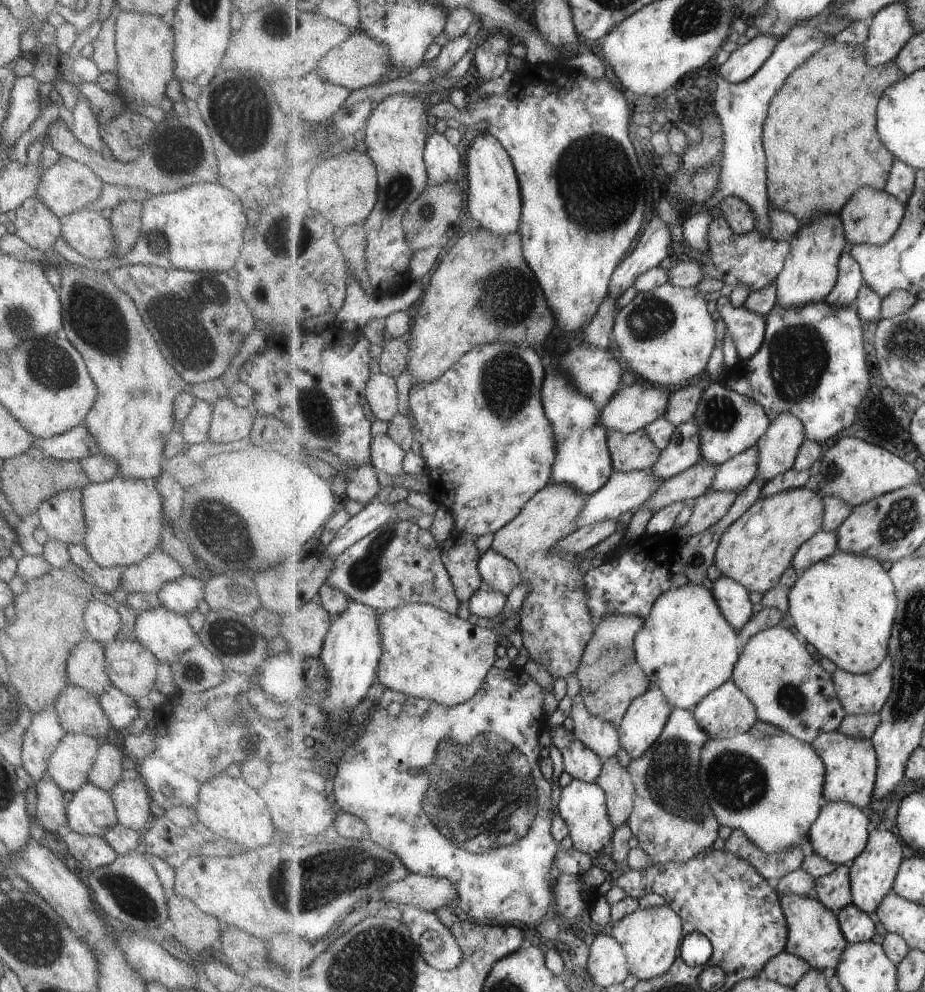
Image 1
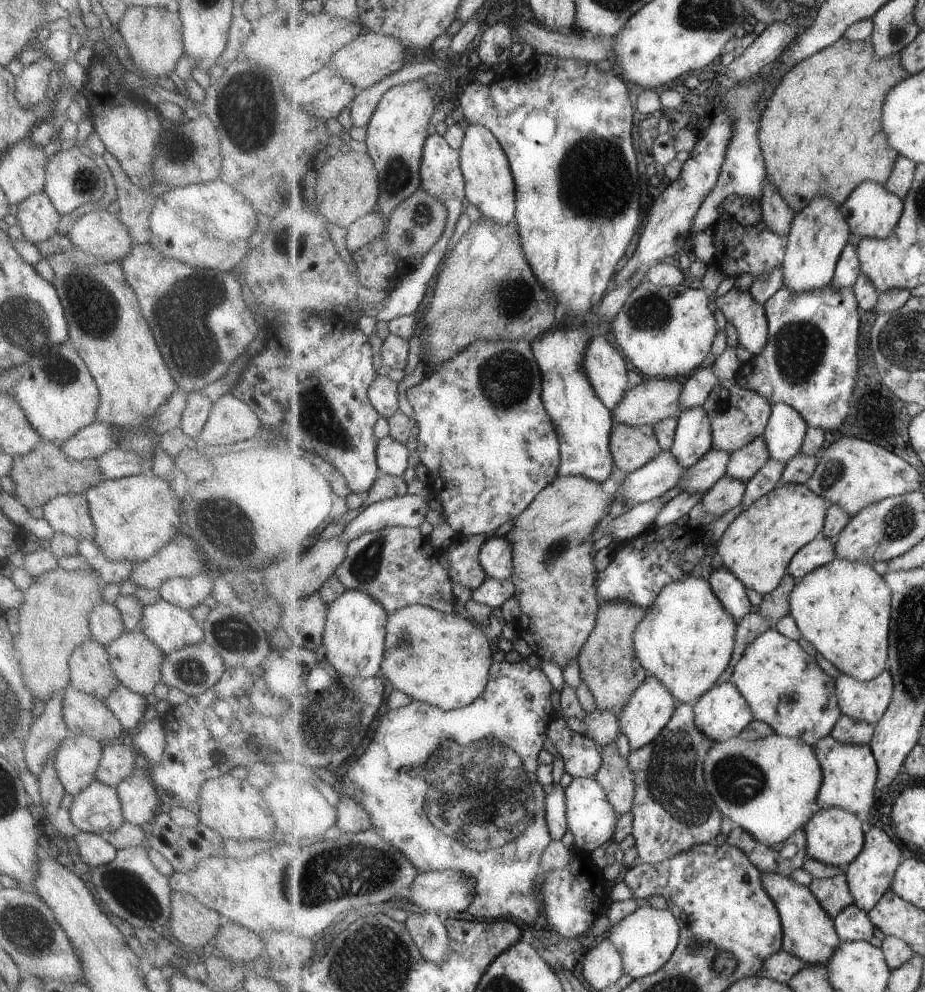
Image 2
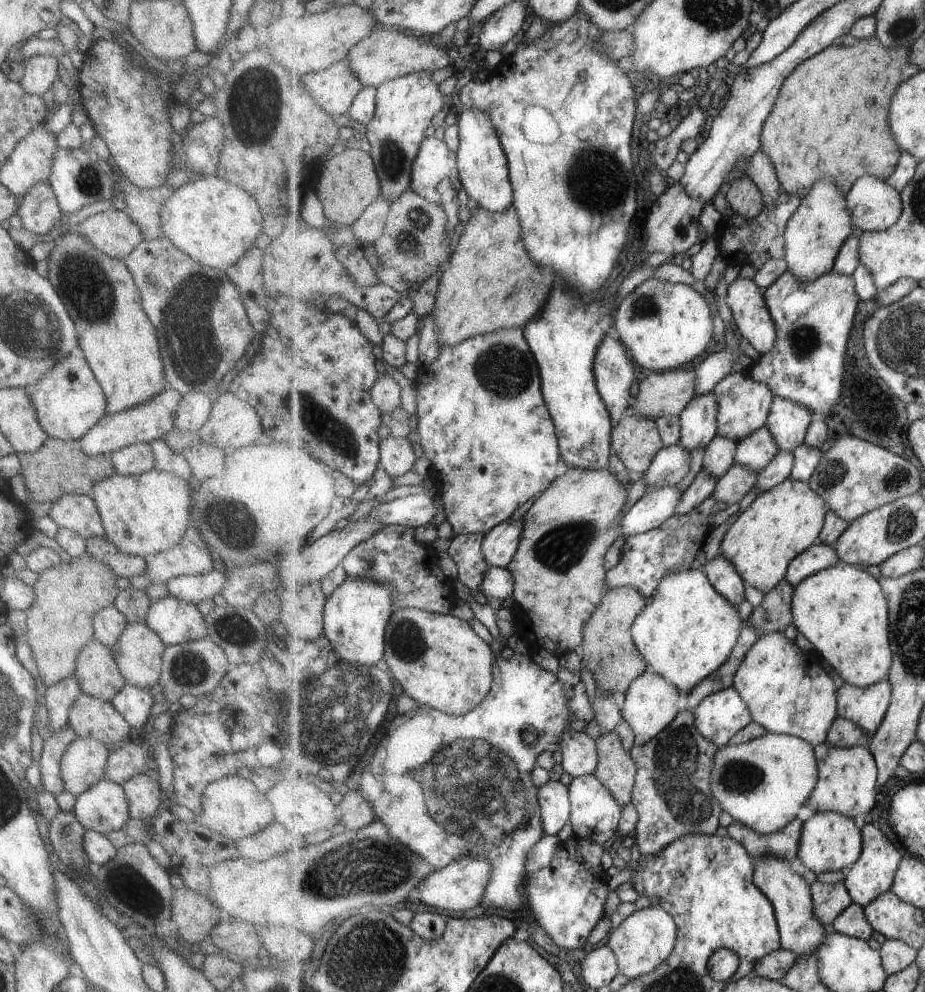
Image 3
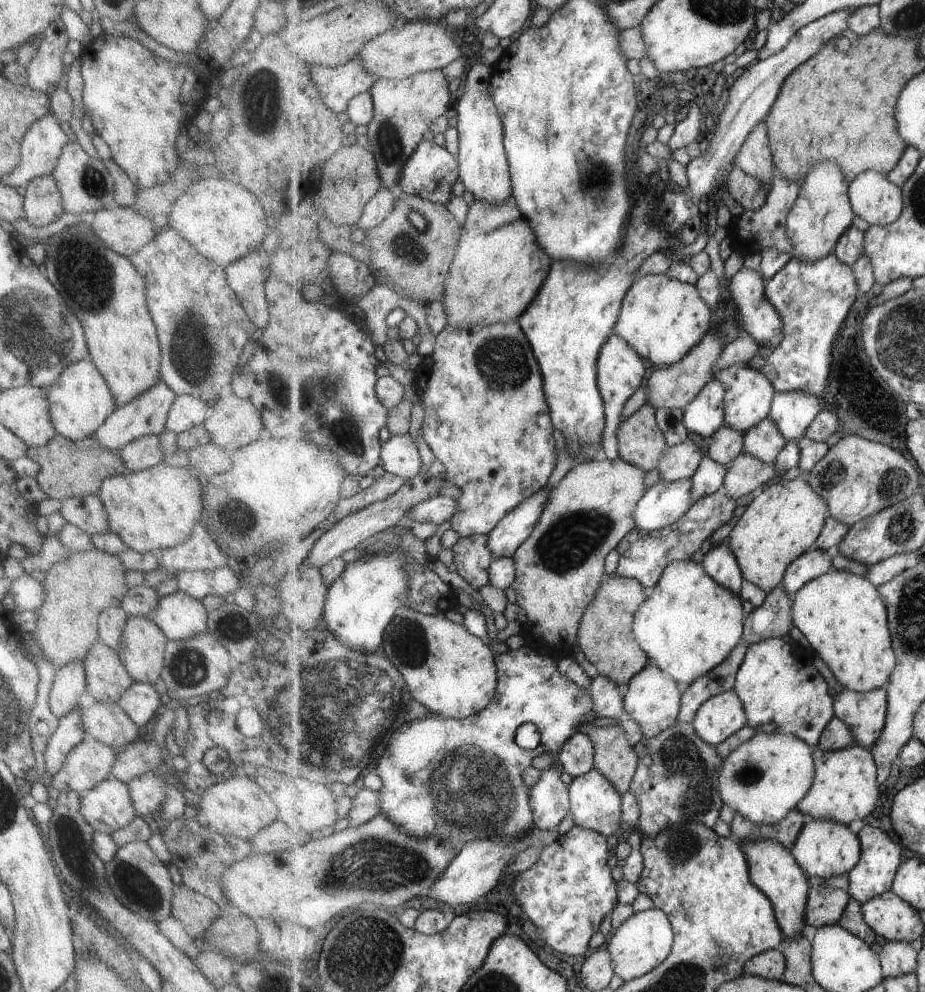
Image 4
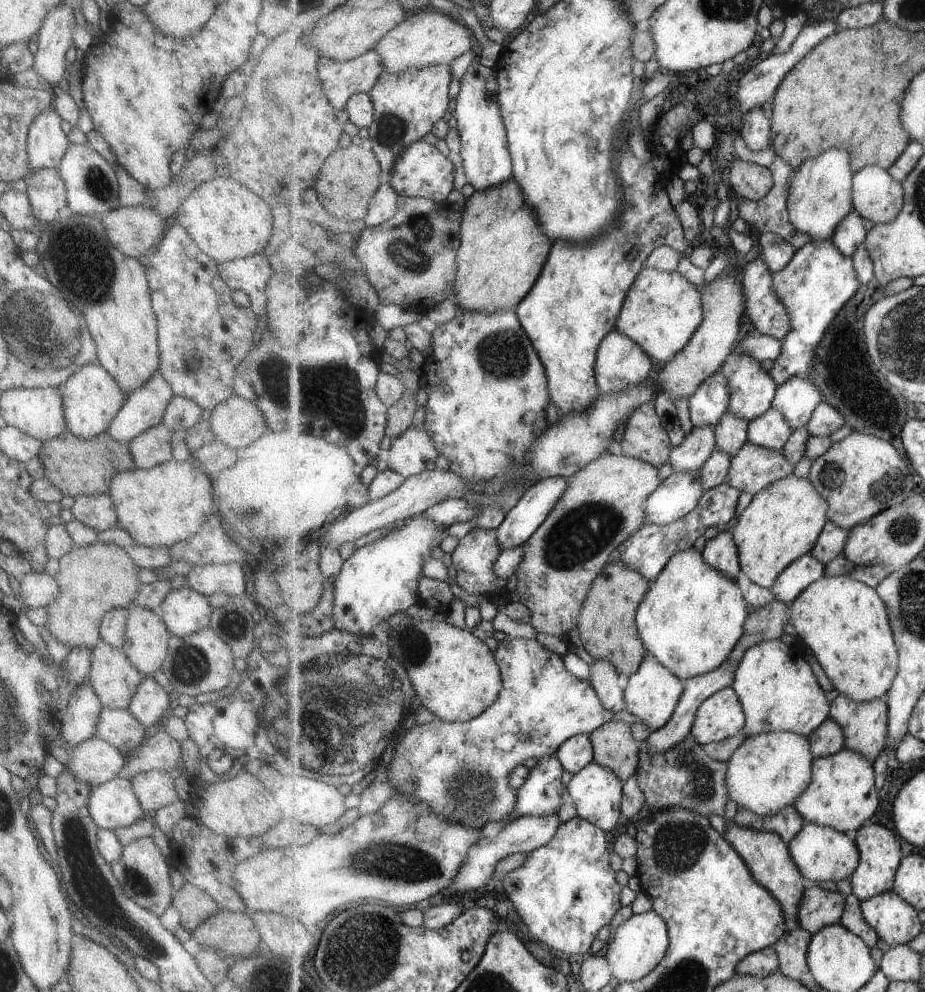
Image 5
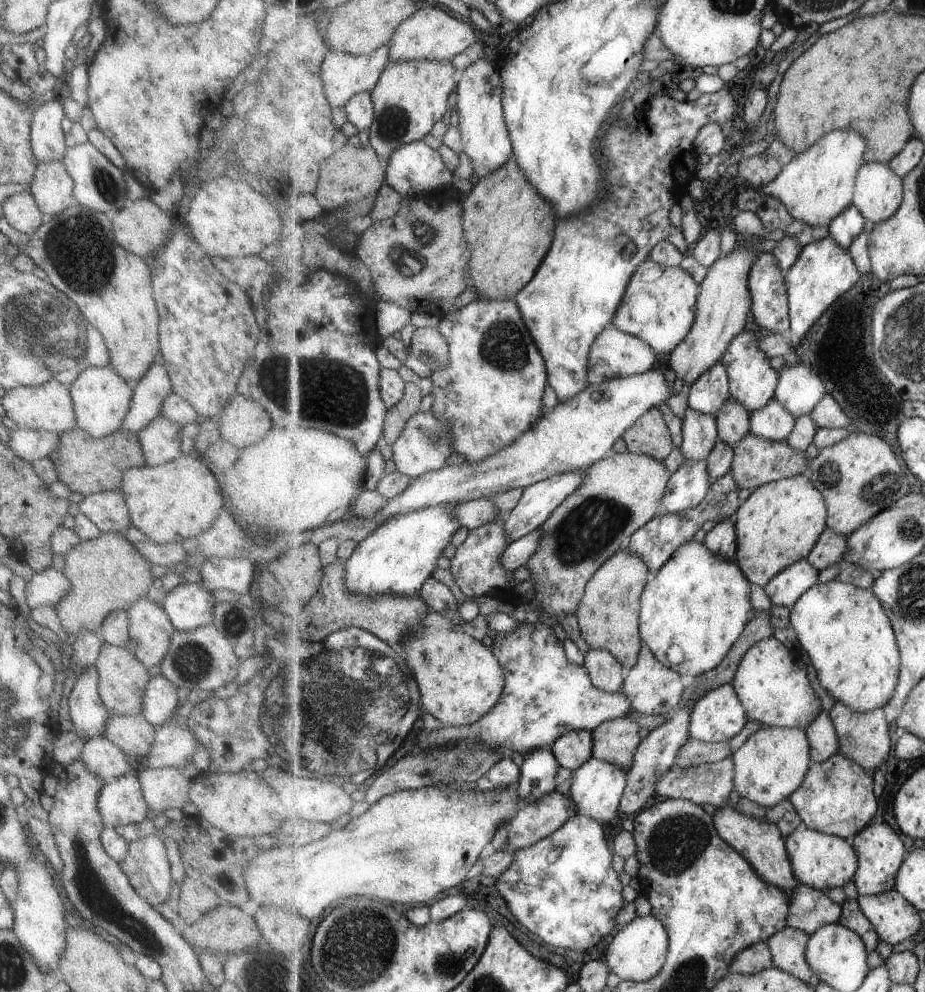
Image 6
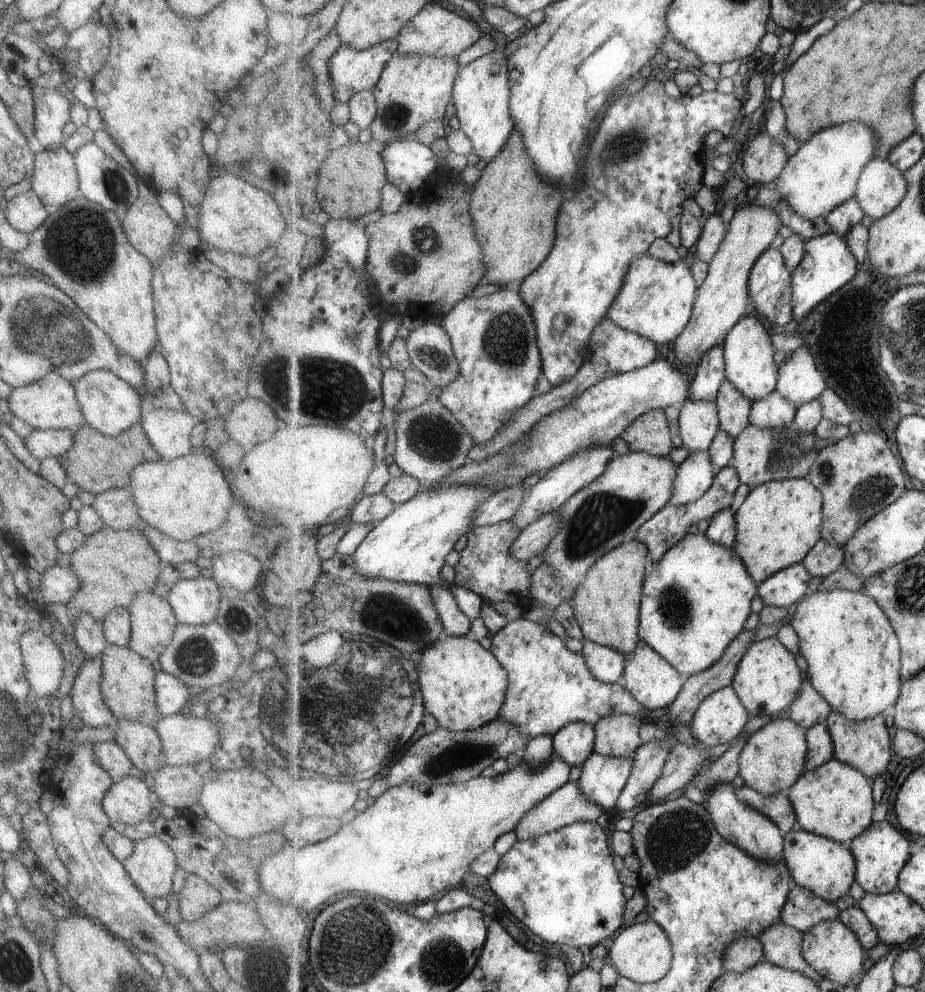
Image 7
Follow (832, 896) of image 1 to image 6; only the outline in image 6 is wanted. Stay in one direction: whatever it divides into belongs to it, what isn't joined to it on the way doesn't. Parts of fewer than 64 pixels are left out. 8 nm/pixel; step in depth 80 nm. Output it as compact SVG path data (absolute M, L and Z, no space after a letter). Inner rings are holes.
M799 883L790 894L787 925L813 935L823 926L839 922L842 914L842 905L833 902L827 892Z

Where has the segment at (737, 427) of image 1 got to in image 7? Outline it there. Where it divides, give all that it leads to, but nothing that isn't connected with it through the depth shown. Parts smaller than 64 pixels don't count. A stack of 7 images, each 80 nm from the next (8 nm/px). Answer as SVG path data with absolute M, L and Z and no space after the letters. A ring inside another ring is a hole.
M745 315L724 340L726 378L751 400L767 398L777 387L780 364L775 360L774 342L765 324L755 316Z

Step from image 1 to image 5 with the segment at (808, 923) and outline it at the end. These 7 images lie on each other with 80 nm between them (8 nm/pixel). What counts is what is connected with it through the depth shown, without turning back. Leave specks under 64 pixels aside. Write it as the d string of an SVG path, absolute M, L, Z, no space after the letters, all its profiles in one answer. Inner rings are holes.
M734 819L726 826L722 836L726 837L738 850L746 864L750 866L755 880L763 888L767 888L767 891L771 892L777 898L779 904L782 905L787 930L798 928L799 908L803 904L803 896L806 895L809 884L806 877L803 876L802 870L799 869L794 858L791 857L790 846L786 841L777 832L757 832L755 829L743 828Z

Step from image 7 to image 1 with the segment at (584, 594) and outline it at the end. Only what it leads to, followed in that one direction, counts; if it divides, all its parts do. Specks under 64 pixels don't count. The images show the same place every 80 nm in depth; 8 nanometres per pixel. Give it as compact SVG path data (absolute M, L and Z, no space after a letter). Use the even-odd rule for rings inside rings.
M613 613L597 624L594 638L586 646L582 662L576 672L581 684L579 694L594 714L618 724L626 715L631 703L645 694L651 686L650 678L636 659L635 637L646 620L637 615Z

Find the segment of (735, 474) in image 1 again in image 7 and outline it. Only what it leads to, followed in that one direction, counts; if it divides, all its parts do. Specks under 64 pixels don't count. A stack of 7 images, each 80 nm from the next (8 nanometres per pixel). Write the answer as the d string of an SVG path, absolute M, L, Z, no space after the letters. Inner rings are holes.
M775 389L767 398L752 402L750 422L761 428L782 429L794 422L798 413L795 403Z

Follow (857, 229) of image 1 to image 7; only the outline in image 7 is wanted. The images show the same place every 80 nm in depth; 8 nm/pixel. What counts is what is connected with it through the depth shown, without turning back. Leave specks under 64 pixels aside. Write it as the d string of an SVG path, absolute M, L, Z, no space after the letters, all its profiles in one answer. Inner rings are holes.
M877 157L863 168L855 198L866 216L875 220L891 215L906 197L906 176L888 159Z

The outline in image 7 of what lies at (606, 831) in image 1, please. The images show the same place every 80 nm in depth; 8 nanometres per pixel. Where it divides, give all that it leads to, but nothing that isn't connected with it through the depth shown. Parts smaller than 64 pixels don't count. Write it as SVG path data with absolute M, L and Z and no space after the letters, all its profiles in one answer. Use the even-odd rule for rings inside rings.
M594 752L582 766L582 773L578 781L580 782L583 792L597 804L600 804L605 810L617 808L619 795L626 787L627 781L630 779L634 767L633 757L614 757L605 756Z

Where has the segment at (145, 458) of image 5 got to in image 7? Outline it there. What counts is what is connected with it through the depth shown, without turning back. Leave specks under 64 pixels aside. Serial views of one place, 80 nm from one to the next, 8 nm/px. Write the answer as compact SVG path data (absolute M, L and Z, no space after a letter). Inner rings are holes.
M150 408L143 412L138 423L156 450L158 459L171 460L193 450L190 432L198 420L185 411Z

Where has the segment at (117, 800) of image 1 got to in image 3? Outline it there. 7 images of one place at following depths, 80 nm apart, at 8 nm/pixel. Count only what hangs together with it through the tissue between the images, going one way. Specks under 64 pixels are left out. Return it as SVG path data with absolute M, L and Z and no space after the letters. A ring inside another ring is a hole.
M150 772L139 773L120 784L127 799L131 819L148 822L161 807L162 792L158 782L149 775Z

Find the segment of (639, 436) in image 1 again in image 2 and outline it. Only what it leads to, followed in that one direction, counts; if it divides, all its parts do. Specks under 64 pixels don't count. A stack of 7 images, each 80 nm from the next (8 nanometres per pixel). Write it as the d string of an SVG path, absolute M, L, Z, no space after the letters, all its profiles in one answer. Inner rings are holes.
M614 425L610 447L616 466L626 473L634 473L663 452L654 425Z

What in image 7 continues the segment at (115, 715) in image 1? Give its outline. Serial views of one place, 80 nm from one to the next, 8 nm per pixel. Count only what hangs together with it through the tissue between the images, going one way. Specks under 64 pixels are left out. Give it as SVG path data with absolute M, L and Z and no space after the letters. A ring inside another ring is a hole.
M156 672L153 682L153 704L155 712L159 712L160 717L180 713L195 701L190 696L188 688L179 680L165 672Z

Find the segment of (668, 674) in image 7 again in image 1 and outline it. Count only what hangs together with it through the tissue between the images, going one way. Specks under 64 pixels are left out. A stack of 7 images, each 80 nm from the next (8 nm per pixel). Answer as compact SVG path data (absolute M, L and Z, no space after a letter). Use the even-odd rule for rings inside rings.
M650 686L631 703L617 725L622 746L632 759L642 757L654 746L674 709L659 687Z

